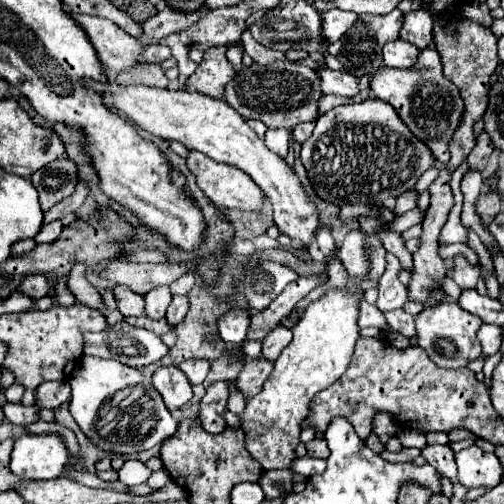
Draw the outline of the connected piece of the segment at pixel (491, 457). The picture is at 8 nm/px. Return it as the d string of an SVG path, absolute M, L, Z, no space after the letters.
M469 446L457 452L455 464L459 470L457 480L467 488L475 488L475 486L493 488L495 484L501 482L503 476L497 456L491 452L483 452L477 446Z

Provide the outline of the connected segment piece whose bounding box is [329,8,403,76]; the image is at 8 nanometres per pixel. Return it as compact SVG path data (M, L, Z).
M399 8L391 10L389 14L361 14L359 20L333 44L329 44L329 54L341 60L345 68L353 72L353 76L367 76L383 64L381 48L389 40L399 38L399 30L403 26L403 12Z

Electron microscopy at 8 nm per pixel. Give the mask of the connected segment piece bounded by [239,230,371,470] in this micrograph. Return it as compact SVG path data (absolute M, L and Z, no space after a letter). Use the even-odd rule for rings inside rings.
M351 230L337 252L337 258L347 270L345 290L329 290L323 298L311 302L305 308L299 324L293 328L291 344L275 360L275 368L263 384L263 390L249 398L243 416L239 416L245 430L247 450L265 470L291 466L311 398L337 382L351 362L353 348L359 338L357 320L359 304L363 300L363 290L357 286L357 280L365 280L371 270L367 232Z

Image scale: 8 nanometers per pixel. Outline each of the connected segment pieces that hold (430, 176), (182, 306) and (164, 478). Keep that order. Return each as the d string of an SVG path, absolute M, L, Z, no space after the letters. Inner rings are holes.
M431 168L427 170L417 181L415 184L415 188L418 192L418 195L421 194L425 189L427 189L432 182L437 178L439 175L440 170Z
M173 296L173 302L171 302L169 308L167 308L165 320L169 322L169 326L175 328L175 326L185 318L187 310L189 310L189 300L187 300L187 296Z
M161 468L161 470L157 470L157 472L153 472L151 474L151 480L147 480L147 484L151 486L151 488L161 488L161 486L165 486L165 484L169 484L171 482L171 478L167 476L167 472L165 472L165 468Z

